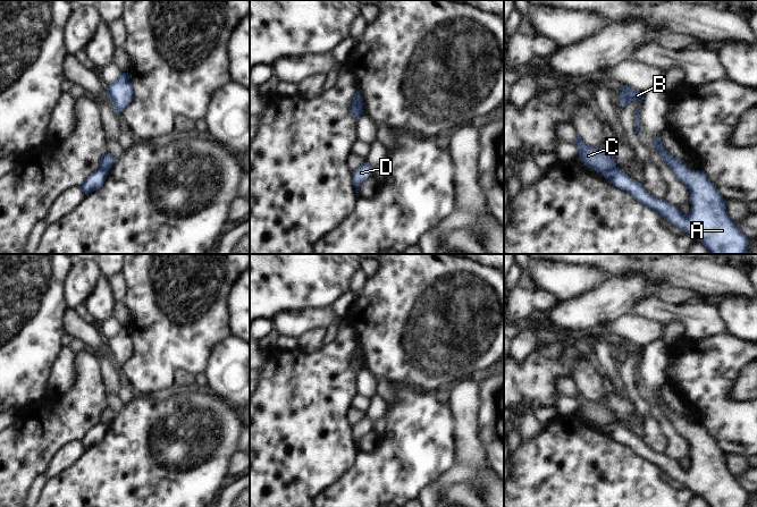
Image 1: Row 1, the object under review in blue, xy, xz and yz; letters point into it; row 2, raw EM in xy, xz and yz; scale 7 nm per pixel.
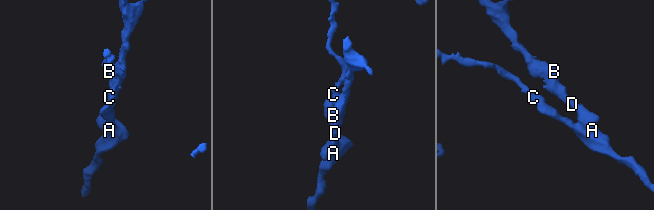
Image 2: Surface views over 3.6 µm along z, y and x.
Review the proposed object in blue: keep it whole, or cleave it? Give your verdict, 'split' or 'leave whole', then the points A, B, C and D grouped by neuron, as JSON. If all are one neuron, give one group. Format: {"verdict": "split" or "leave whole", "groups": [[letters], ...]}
{"verdict": "split", "groups": [["A", "B", "D"], ["C"]]}

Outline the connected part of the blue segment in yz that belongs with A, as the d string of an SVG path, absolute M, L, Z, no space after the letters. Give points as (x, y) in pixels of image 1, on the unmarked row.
M661 388L651 396L659 411L667 417L676 432L688 440L691 465L683 470L678 460L665 454L656 454L644 441L620 422L603 429L620 443L628 445L639 457L656 465L673 480L684 484L700 496L710 507L746 507L749 493L729 471L726 454L707 433L701 424L690 425L663 400Z

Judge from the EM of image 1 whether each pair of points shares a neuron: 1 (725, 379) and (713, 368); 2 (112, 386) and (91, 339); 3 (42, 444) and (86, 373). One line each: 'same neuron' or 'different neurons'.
1: same neuron
2: same neuron
3: same neuron

